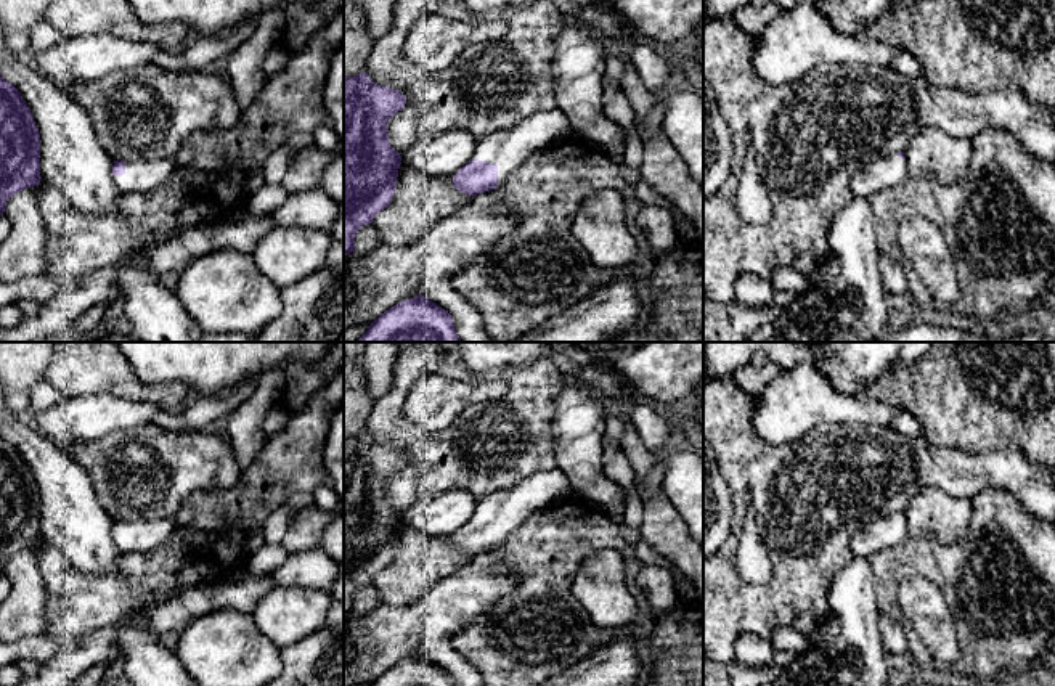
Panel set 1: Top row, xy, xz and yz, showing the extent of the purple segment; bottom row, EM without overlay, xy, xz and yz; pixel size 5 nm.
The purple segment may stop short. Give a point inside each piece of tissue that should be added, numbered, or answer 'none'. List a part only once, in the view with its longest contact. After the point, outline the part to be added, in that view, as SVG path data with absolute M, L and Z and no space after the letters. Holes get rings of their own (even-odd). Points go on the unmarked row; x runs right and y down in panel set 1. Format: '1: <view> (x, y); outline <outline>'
1: xz (509, 508); outline M559 469L536 472L507 490L477 501L472 519L498 525L498 546L532 514L573 496L570 480Z

